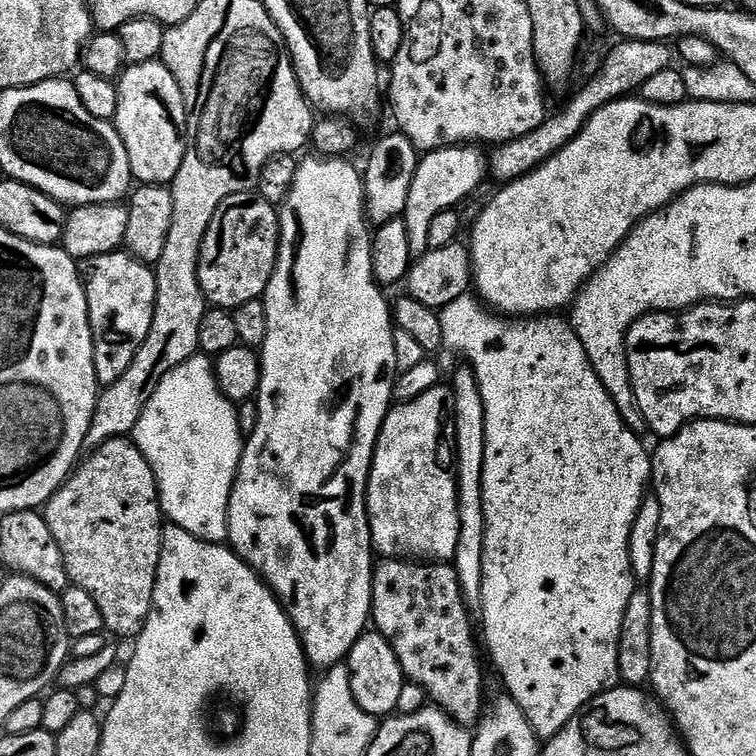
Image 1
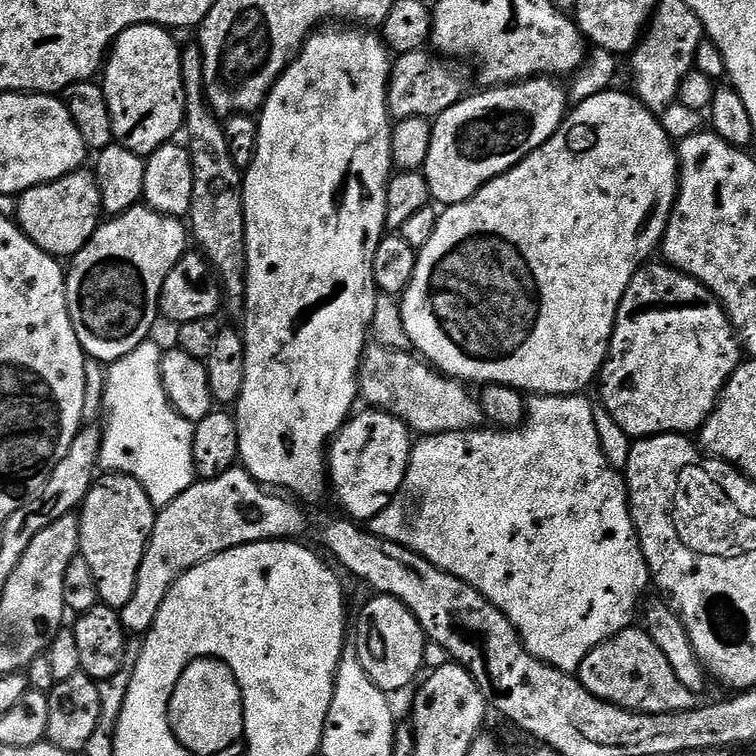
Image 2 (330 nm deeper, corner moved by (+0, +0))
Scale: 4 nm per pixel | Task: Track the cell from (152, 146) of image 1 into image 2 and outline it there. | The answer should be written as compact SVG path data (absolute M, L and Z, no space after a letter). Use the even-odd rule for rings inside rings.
M136 24L116 39L102 68L102 87L110 106L115 143L145 158L184 127L184 92L180 69L181 45L167 28Z

